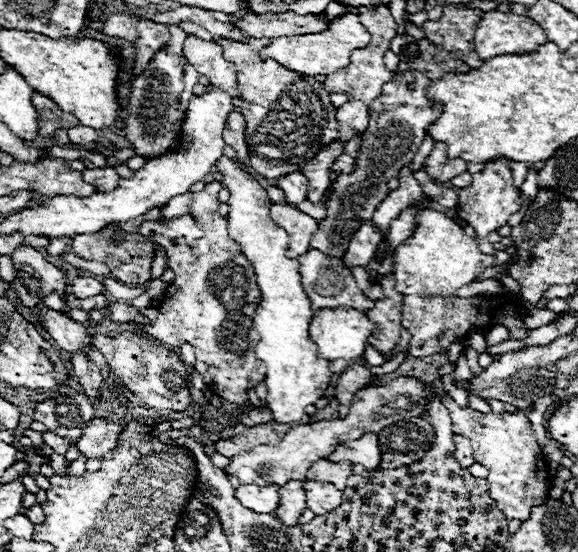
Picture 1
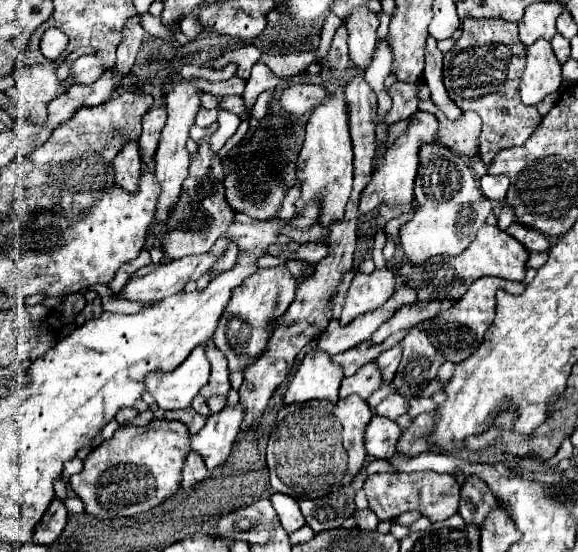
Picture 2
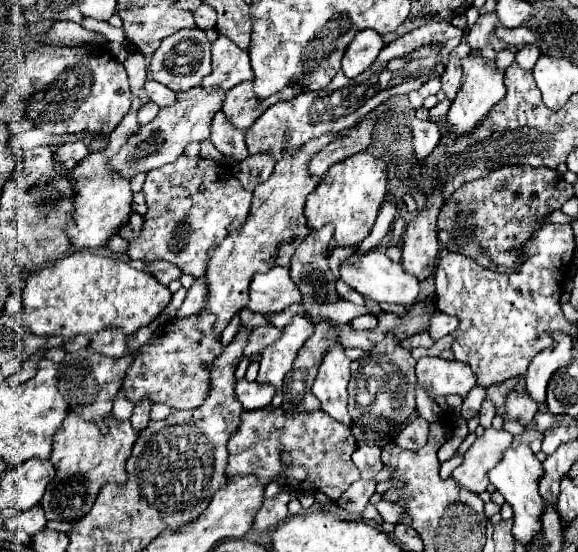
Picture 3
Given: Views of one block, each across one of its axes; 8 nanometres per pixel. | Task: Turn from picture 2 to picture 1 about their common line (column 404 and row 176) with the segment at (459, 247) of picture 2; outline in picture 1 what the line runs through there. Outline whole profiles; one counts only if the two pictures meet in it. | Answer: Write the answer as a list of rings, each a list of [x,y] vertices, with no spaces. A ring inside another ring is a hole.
[[[222,156],[216,162],[216,170],[224,176],[222,186],[230,190],[228,234],[232,240],[236,240],[240,252],[252,262],[258,276],[258,288],[262,292],[262,300],[252,322],[254,330],[260,334],[260,342],[256,344],[256,358],[266,364],[266,406],[270,408],[274,422],[296,424],[304,418],[306,406],[316,404],[316,400],[324,396],[332,378],[332,372],[328,370],[330,362],[318,358],[316,344],[308,334],[314,310],[302,288],[302,276],[298,272],[300,264],[298,260],[286,258],[288,234],[270,218],[272,200],[246,170],[246,166],[238,158],[230,160]]]

